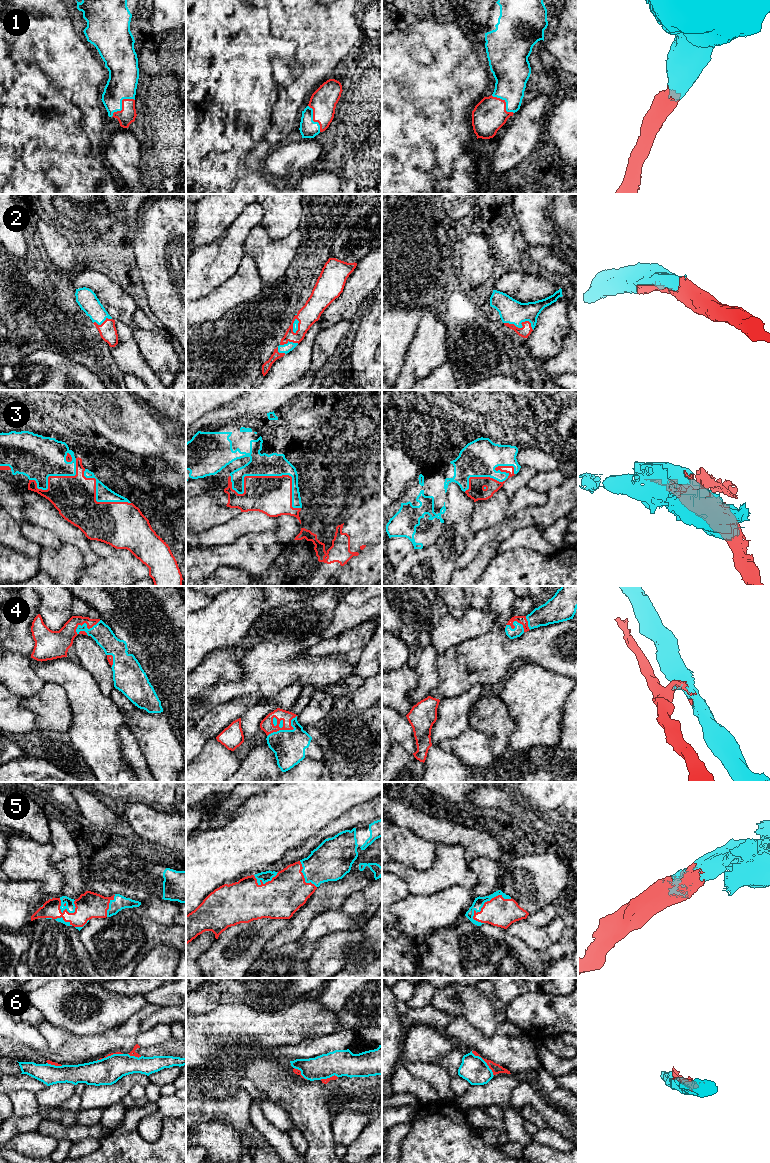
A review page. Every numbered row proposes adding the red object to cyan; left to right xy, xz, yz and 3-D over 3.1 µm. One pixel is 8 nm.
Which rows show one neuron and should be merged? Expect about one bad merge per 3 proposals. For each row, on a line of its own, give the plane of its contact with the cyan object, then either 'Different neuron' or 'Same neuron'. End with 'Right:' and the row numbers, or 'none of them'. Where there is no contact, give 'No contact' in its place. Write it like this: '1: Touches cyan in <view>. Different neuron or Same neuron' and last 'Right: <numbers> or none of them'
1: Touches cyan in xy. Same neuron
2: Touches cyan in yz. Same neuron
3: Touches cyan in xz. Different neuron
4: Touches cyan in xz. Same neuron
5: Touches cyan in yz. Same neuron
6: Touches cyan in yz. Different neuron
Right: 1, 2, 4, 5

